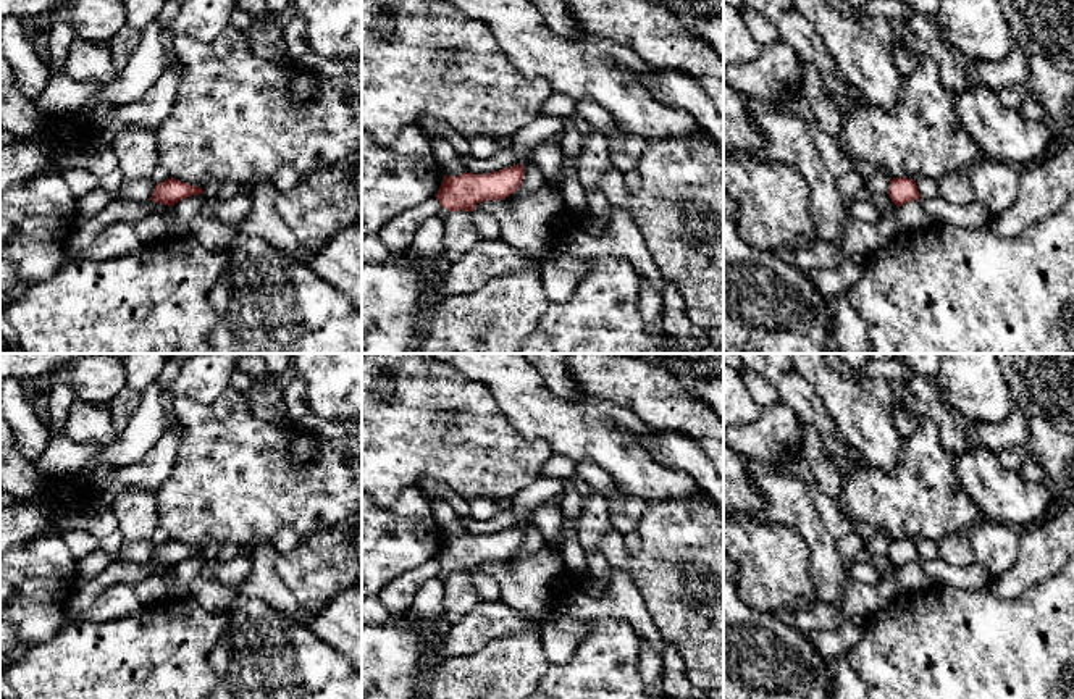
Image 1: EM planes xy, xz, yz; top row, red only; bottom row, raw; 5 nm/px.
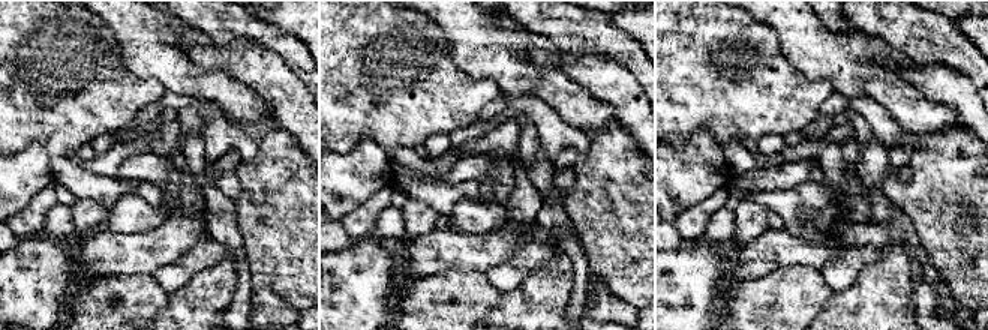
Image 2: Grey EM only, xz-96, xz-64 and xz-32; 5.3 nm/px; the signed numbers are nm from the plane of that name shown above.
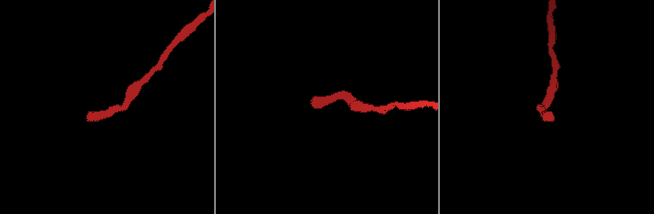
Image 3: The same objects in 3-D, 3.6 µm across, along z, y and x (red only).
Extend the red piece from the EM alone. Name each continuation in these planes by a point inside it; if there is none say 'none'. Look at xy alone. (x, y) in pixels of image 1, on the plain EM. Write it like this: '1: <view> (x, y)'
none

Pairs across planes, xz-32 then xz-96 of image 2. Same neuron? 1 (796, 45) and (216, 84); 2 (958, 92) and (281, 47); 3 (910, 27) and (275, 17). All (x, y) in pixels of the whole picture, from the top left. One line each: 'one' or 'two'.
1: one
2: two
3: two

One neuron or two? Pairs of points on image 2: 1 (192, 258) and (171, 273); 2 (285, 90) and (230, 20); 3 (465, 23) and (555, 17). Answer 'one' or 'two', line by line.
1: one
2: two
3: two

